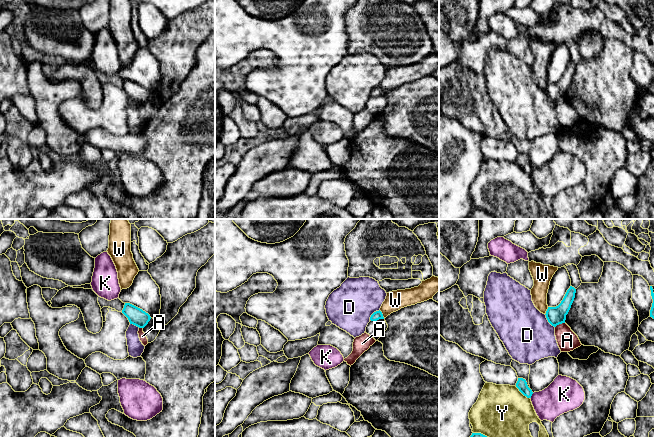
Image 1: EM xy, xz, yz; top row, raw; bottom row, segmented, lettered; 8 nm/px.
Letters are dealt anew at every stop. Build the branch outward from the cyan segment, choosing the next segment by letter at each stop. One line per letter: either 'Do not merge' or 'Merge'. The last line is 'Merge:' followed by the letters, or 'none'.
A: Do not merge
D: Do not merge
K: Do not merge
W: Do not merge
Y: Do not merge
Merge: none

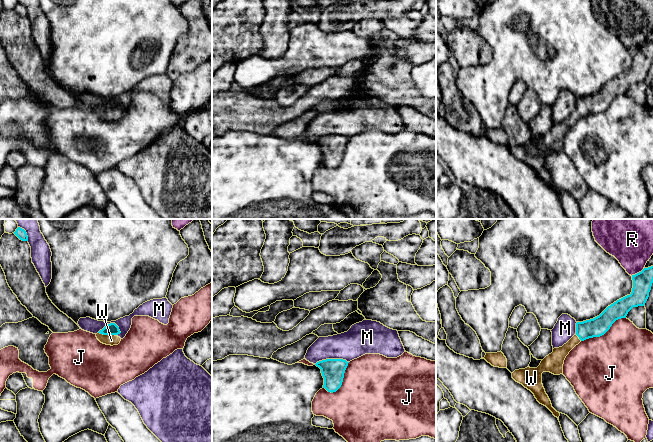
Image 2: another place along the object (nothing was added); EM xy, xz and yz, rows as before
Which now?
J: Do not merge
M: Do not merge
R: Do not merge
W: Merge
Merge: W

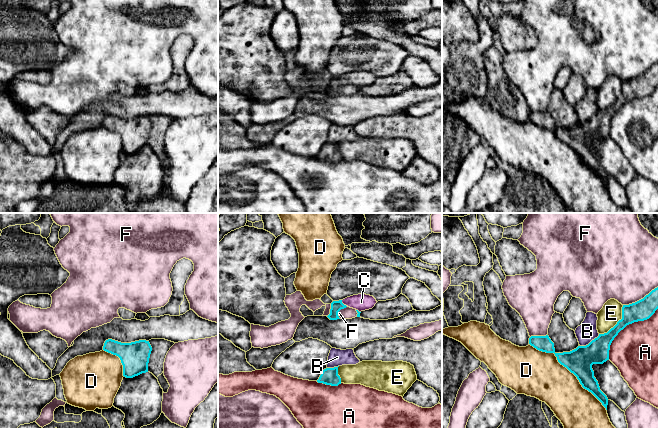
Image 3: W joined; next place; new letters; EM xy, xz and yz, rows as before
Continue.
A: Do not merge
B: Do not merge
C: Merge
D: Do not merge
E: Do not merge
F: Do not merge
Merge: C

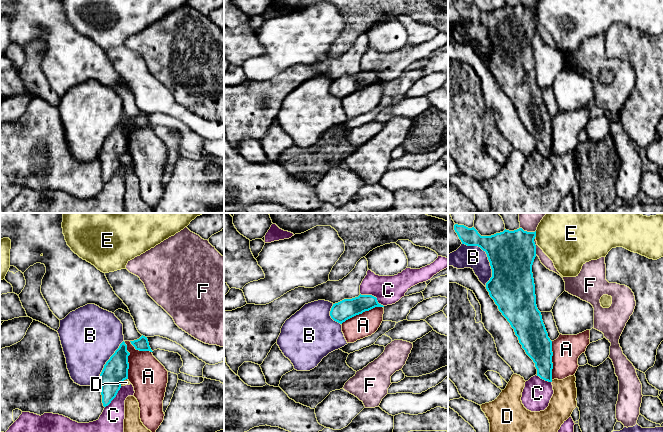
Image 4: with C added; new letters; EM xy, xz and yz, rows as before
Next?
A: Do not merge
B: Do not merge
C: Do not merge
D: Do not merge
E: Do not merge
F: Do not merge
Merge: none

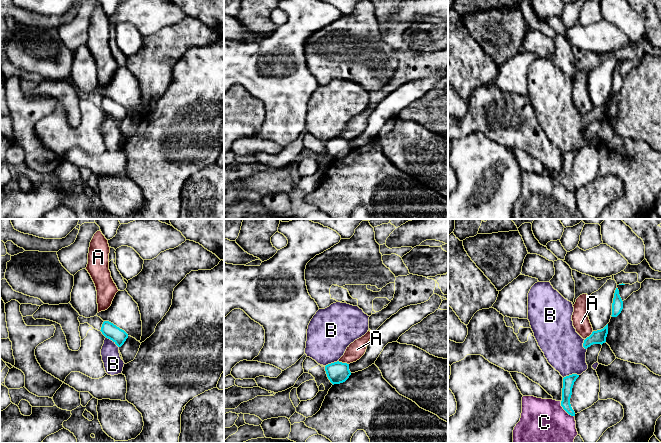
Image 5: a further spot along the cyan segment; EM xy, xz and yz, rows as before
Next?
A: Do not merge
B: Do not merge
C: Do not merge
Merge: none

